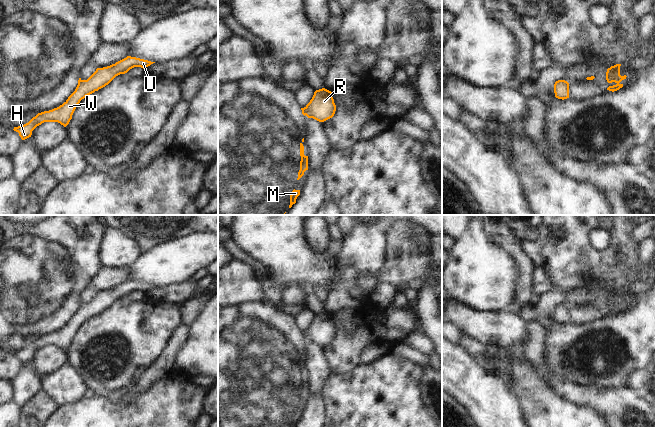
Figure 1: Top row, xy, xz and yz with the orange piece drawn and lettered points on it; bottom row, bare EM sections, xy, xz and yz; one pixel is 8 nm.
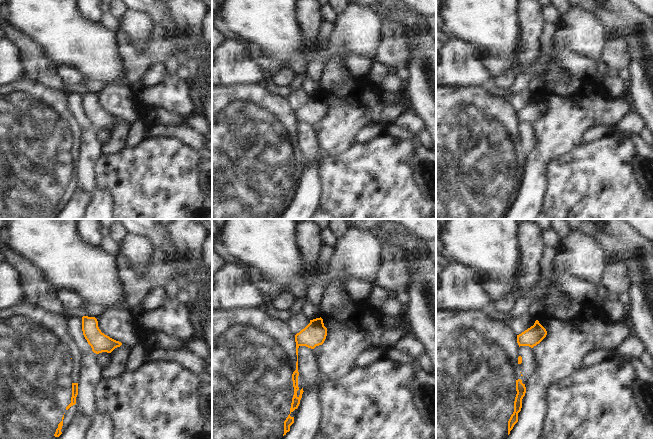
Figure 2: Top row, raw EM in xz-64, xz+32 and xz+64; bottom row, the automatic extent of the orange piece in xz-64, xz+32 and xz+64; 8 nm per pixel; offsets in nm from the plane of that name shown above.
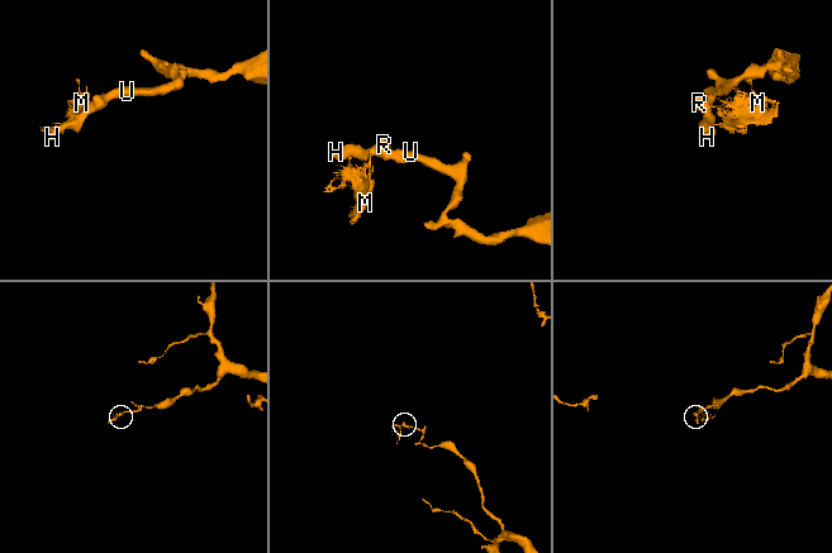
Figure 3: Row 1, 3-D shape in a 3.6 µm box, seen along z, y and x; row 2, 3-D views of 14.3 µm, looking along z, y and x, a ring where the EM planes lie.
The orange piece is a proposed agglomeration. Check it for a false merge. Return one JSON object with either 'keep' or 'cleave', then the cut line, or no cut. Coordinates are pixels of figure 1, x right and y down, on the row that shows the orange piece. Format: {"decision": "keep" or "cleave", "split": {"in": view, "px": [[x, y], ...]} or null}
{"decision": "cleave", "split": {"in": "xz", "px": [[302, 108], [306, 114]]}}

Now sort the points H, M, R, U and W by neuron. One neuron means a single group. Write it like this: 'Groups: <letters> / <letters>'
Groups: H R U W / M.

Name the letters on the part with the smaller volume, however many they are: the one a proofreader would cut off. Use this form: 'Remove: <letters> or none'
Remove: M.

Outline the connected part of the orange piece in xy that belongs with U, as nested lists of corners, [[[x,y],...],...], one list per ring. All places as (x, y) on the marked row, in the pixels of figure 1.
[[[127,56],[126,58],[107,67],[97,68],[96,71],[87,79],[82,80],[77,85],[75,91],[59,107],[49,111],[38,113],[28,123],[23,126],[14,127],[14,131],[19,133],[22,140],[32,135],[32,131],[44,122],[58,122],[66,127],[72,115],[82,99],[108,85],[116,76],[127,73],[134,67],[145,69],[155,62]]]

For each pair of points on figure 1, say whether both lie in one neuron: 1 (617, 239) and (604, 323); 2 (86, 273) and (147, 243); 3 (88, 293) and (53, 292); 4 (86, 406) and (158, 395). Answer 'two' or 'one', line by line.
1: two
2: two
3: two
4: one

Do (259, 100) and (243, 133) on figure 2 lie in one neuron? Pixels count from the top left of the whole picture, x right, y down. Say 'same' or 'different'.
same

